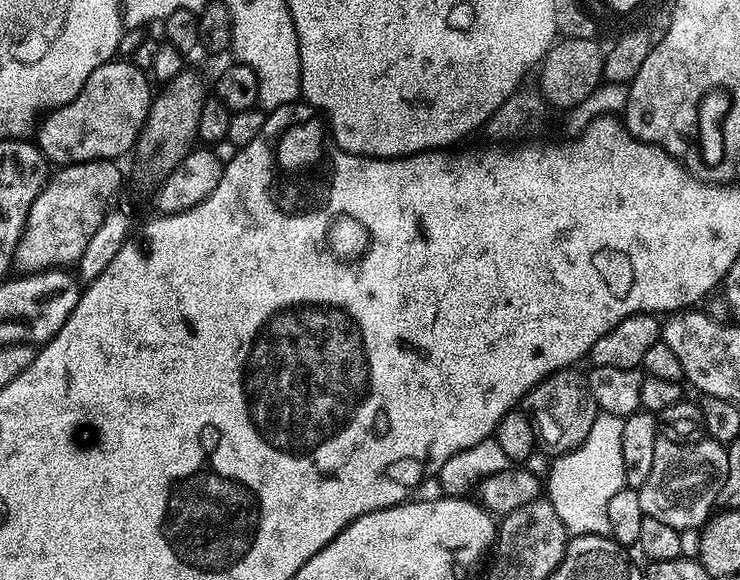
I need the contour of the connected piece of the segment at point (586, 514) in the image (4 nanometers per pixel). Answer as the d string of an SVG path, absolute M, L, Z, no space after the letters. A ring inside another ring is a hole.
M600 412L594 418L594 426L590 426L590 434L586 434L586 442L582 442L574 450L557 455L552 469L546 476L546 499L558 510L558 518L567 526L572 536L611 536L610 517L606 515L606 506L610 506L610 498L625 488L624 467L622 466L622 426L624 417L609 412Z

